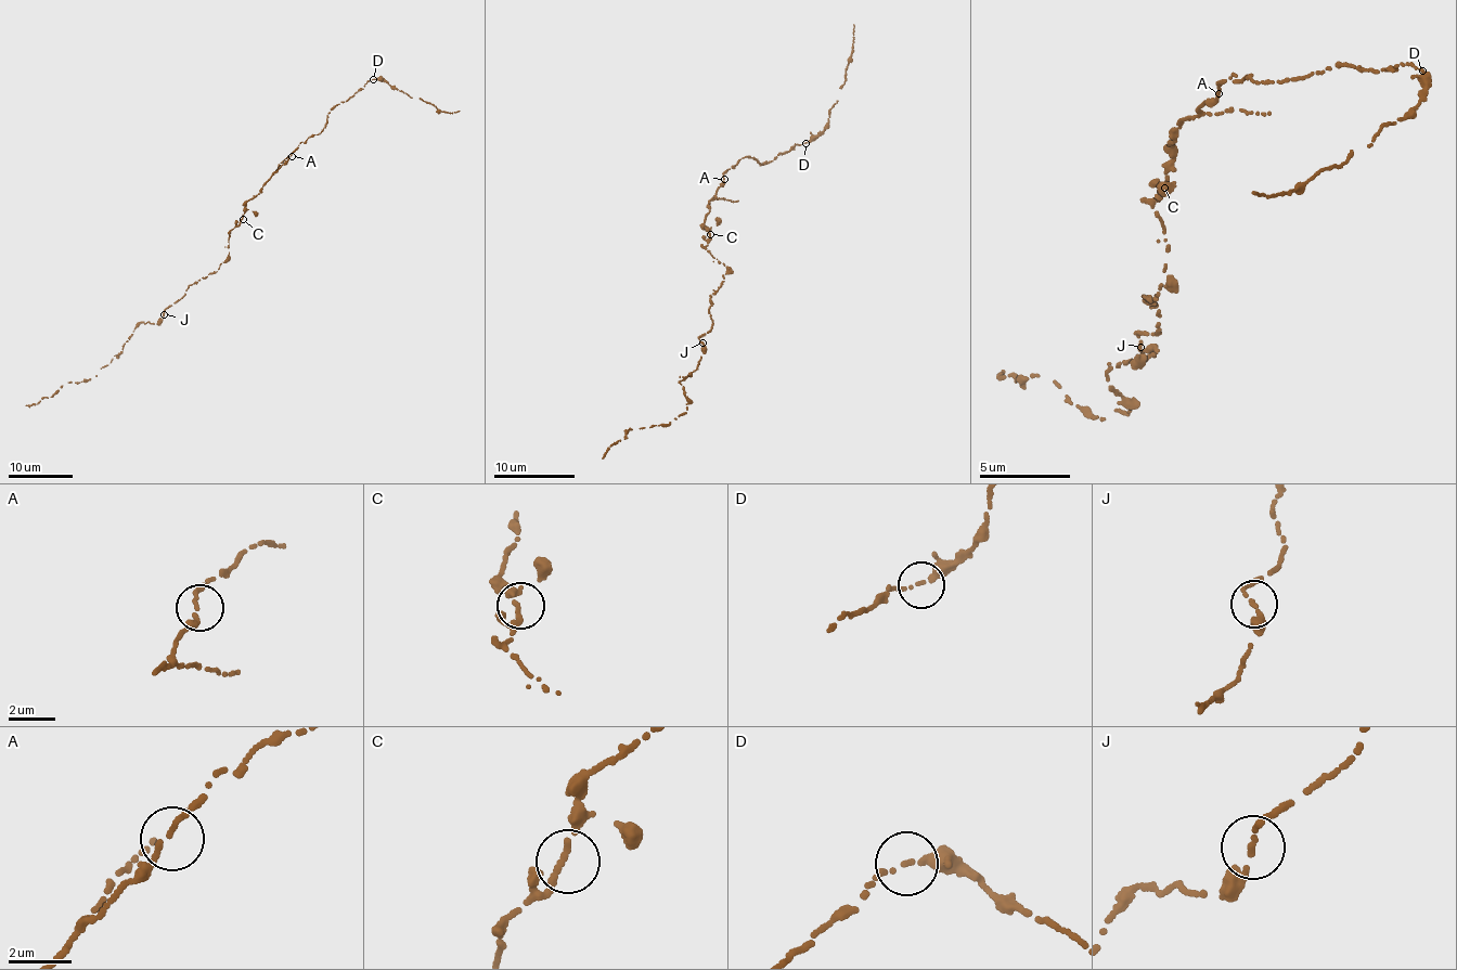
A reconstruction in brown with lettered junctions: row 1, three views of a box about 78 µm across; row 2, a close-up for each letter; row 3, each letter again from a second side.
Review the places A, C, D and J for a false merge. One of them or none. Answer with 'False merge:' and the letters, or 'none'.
False merge: none

